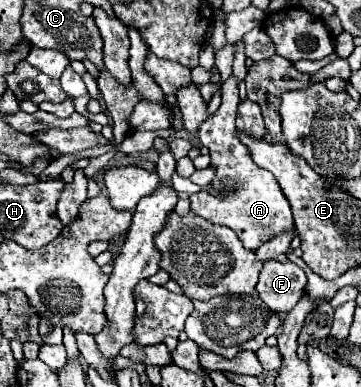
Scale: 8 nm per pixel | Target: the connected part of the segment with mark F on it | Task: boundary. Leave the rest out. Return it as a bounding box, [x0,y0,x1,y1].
[258,260,306,314]

